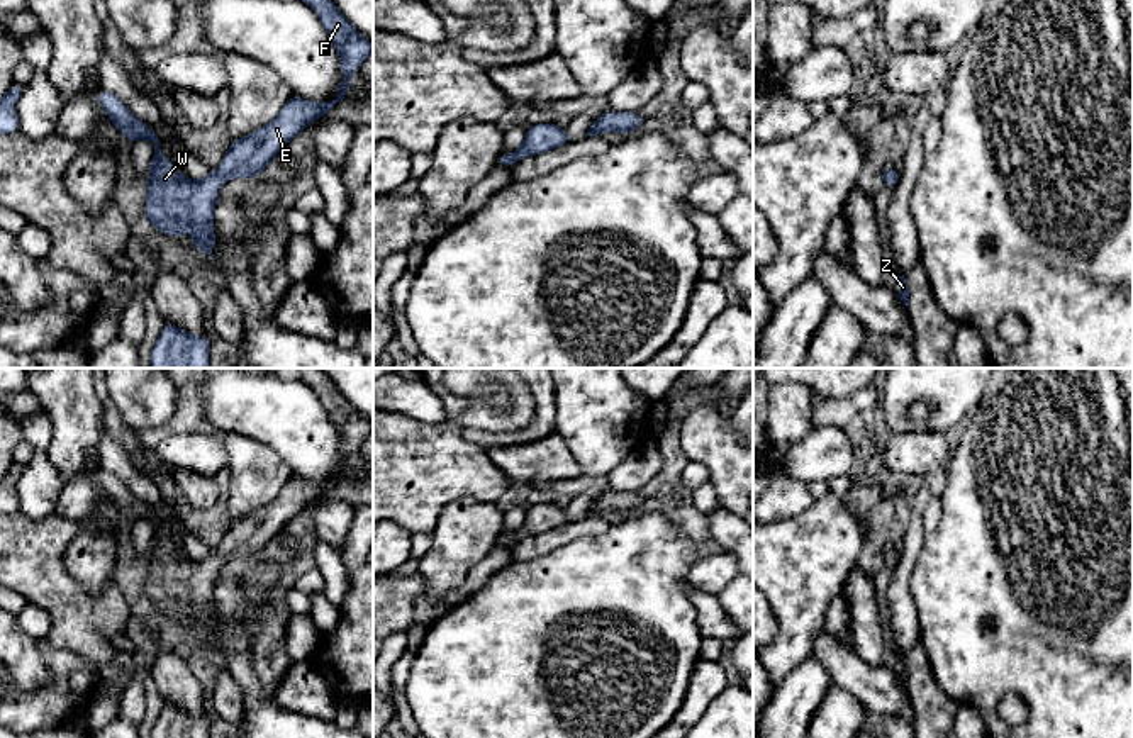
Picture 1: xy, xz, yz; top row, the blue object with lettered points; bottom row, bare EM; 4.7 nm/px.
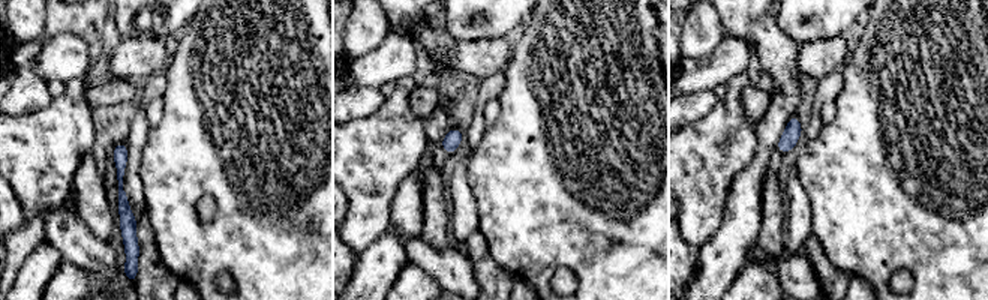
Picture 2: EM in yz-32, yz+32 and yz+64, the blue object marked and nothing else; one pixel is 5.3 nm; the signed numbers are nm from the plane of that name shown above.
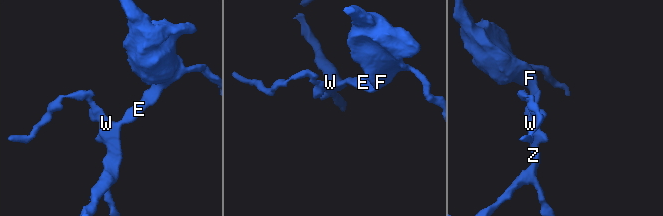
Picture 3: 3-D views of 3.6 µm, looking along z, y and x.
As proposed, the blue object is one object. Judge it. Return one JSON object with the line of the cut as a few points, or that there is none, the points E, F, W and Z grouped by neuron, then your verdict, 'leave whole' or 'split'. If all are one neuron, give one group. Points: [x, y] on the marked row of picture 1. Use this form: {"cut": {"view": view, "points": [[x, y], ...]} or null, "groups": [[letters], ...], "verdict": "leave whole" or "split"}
{"cut": null, "groups": [["E", "F", "W", "Z"]], "verdict": "leave whole"}

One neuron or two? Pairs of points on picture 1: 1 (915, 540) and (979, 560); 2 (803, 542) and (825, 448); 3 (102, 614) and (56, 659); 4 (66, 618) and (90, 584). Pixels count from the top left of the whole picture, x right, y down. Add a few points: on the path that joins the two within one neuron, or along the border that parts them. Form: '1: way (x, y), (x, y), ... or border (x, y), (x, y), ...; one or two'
1: border (926, 533), (909, 581); two
2: border (847, 475), (826, 480); two
3: border (46, 637), (53, 647), (82, 655), (99, 670); two
4: border (63, 557), (87, 592), (112, 581); two

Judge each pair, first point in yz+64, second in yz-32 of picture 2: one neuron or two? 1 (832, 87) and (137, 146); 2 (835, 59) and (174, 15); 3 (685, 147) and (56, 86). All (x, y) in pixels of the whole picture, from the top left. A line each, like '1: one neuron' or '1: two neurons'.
1: one neuron
2: two neurons
3: two neurons

